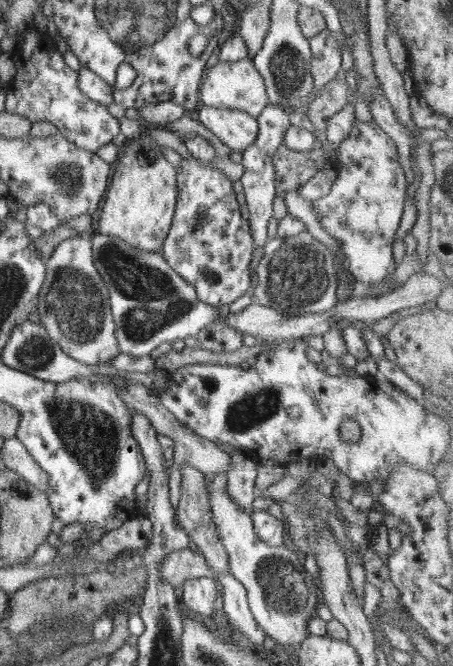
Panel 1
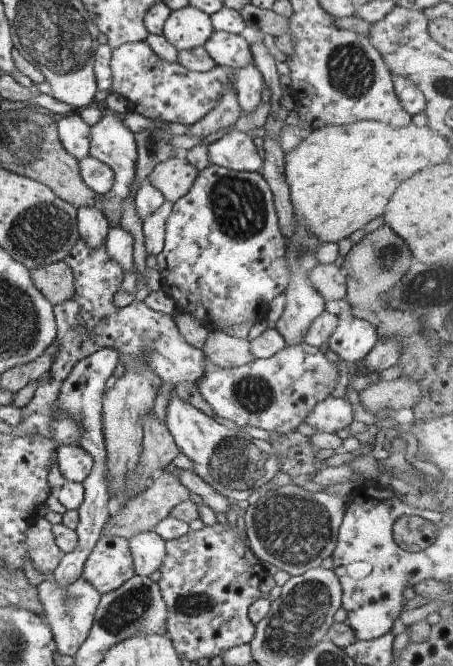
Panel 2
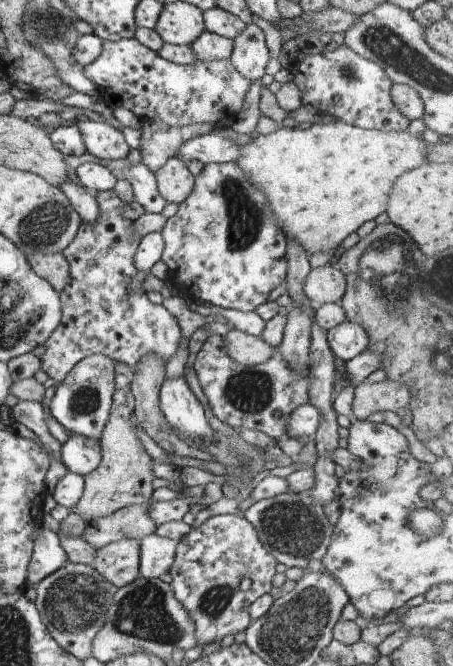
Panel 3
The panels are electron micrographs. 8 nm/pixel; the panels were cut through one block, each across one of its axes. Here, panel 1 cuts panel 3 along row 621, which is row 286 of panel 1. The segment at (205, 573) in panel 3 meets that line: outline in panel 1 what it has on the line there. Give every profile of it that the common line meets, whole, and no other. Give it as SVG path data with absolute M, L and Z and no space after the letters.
M180 157L182 166L176 166L177 202L173 222L162 252L166 263L195 289L198 300L210 306L230 306L241 296L250 292L253 284L250 262L255 252L249 222L242 218L240 204L232 189L233 181L221 170L210 166L210 161Z

